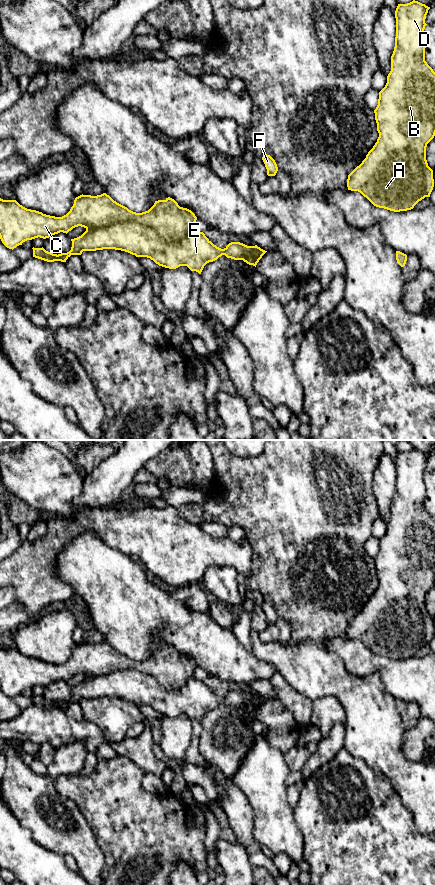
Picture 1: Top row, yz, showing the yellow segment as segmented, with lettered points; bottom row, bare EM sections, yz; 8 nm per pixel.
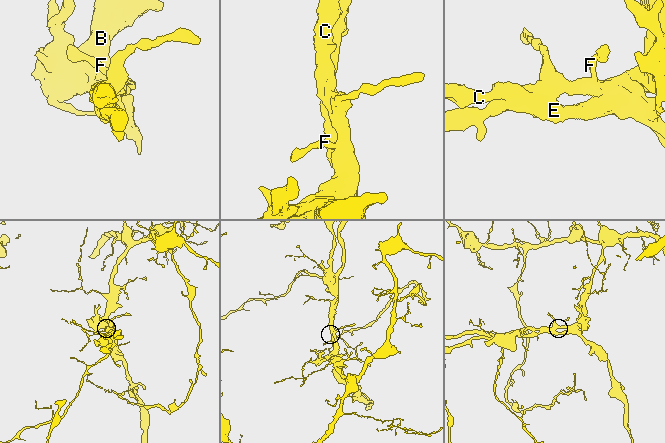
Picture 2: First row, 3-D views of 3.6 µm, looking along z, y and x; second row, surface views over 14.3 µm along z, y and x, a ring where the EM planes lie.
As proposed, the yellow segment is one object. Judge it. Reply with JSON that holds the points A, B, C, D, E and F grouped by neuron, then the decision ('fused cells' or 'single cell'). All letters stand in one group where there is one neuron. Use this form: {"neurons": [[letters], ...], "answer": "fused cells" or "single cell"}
{"neurons": [["A", "B", "C", "D", "F"], ["E"]], "answer": "fused cells"}

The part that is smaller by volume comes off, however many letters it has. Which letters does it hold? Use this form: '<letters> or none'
E

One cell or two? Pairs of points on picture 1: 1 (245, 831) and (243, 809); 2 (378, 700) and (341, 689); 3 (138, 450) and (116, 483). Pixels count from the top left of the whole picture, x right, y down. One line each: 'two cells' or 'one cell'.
1: one cell
2: one cell
3: one cell

